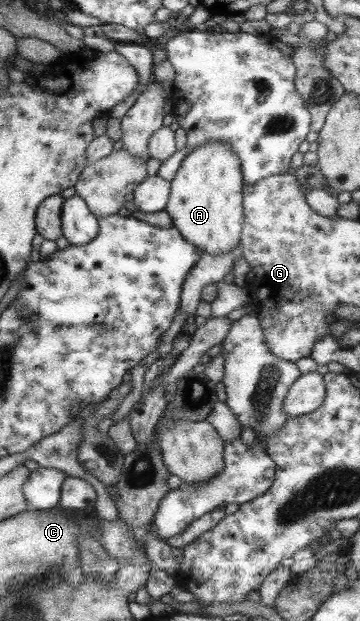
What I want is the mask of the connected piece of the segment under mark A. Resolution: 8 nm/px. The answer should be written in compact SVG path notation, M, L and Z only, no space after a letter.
M218 139L196 146L184 156L170 181L164 210L182 237L200 254L222 255L239 244L242 231L242 173L240 160Z

